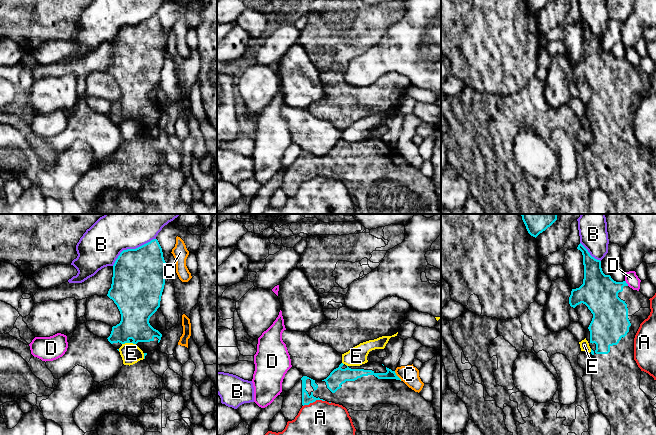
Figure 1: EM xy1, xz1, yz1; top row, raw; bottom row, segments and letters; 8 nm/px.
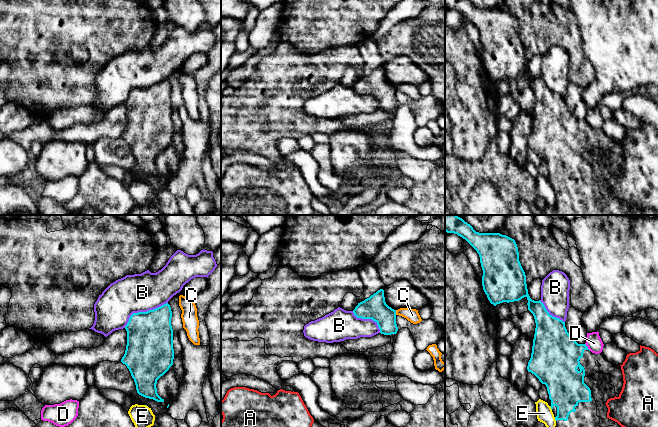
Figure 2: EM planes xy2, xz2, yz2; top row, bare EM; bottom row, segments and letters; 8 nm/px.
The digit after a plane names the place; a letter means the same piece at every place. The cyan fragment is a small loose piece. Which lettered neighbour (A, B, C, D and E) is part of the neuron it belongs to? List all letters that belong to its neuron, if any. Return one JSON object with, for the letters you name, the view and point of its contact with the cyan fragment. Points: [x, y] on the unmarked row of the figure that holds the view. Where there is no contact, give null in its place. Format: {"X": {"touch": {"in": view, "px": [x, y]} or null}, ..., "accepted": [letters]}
{"accepted": []}

